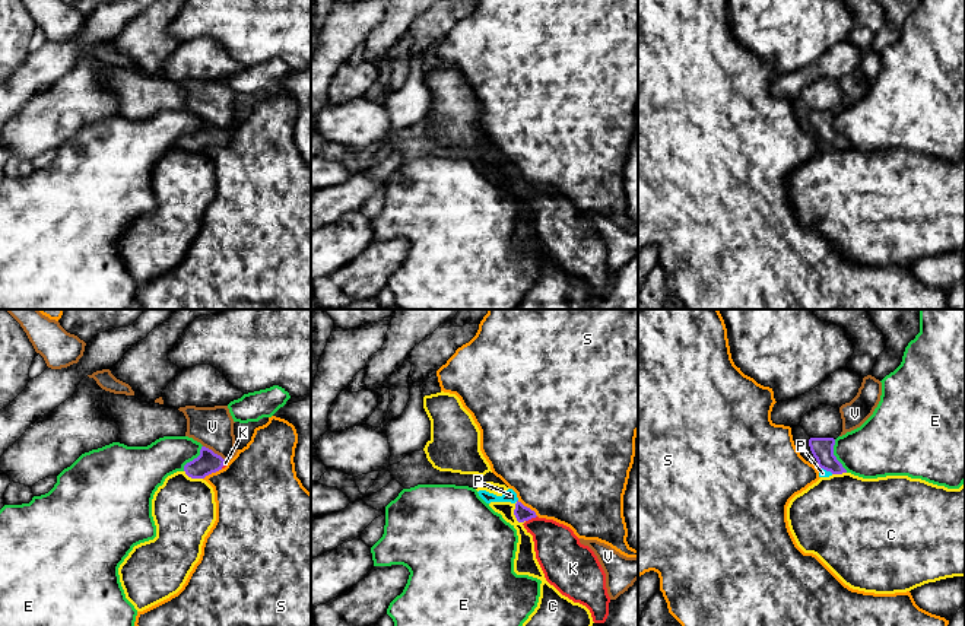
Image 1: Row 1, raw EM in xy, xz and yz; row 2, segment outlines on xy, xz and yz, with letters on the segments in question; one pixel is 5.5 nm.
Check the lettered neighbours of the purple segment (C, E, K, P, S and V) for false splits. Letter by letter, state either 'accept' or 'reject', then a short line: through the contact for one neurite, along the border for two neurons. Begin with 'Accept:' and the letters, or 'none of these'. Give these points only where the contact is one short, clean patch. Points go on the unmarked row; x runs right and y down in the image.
Accept: K, P
C: reject; line xz (516, 175), (514, 190), (523, 196)
E: reject
K: accept; line xz (521, 186), (530, 191), (555, 216), (559, 226)
P: accept; line yz (822, 121), (825, 142), (822, 146)
S: reject
V: reject

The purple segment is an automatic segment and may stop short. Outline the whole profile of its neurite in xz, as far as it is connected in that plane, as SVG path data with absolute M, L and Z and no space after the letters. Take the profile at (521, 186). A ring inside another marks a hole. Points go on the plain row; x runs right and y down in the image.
M517 174L514 188L533 209L536 232L546 254L562 268L585 279L594 296L604 296L610 270L606 247L594 225L574 204L553 193L539 191Z

